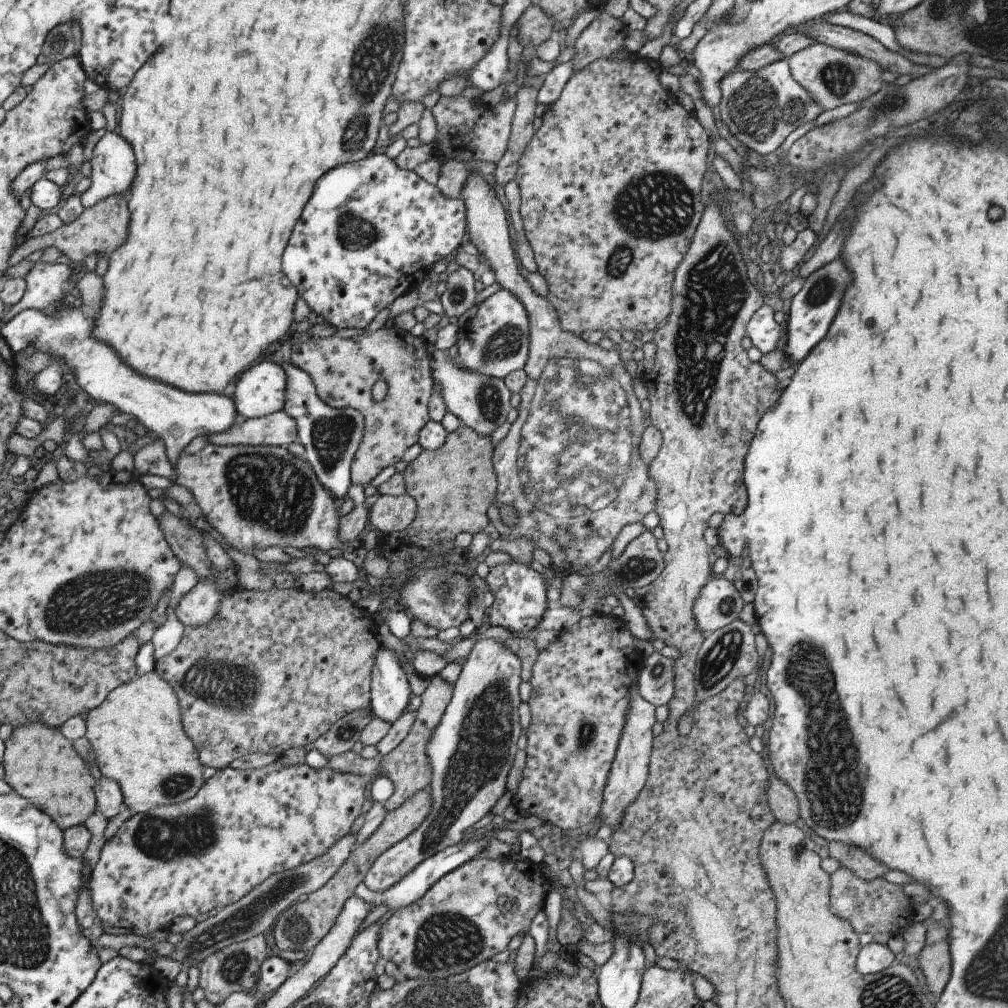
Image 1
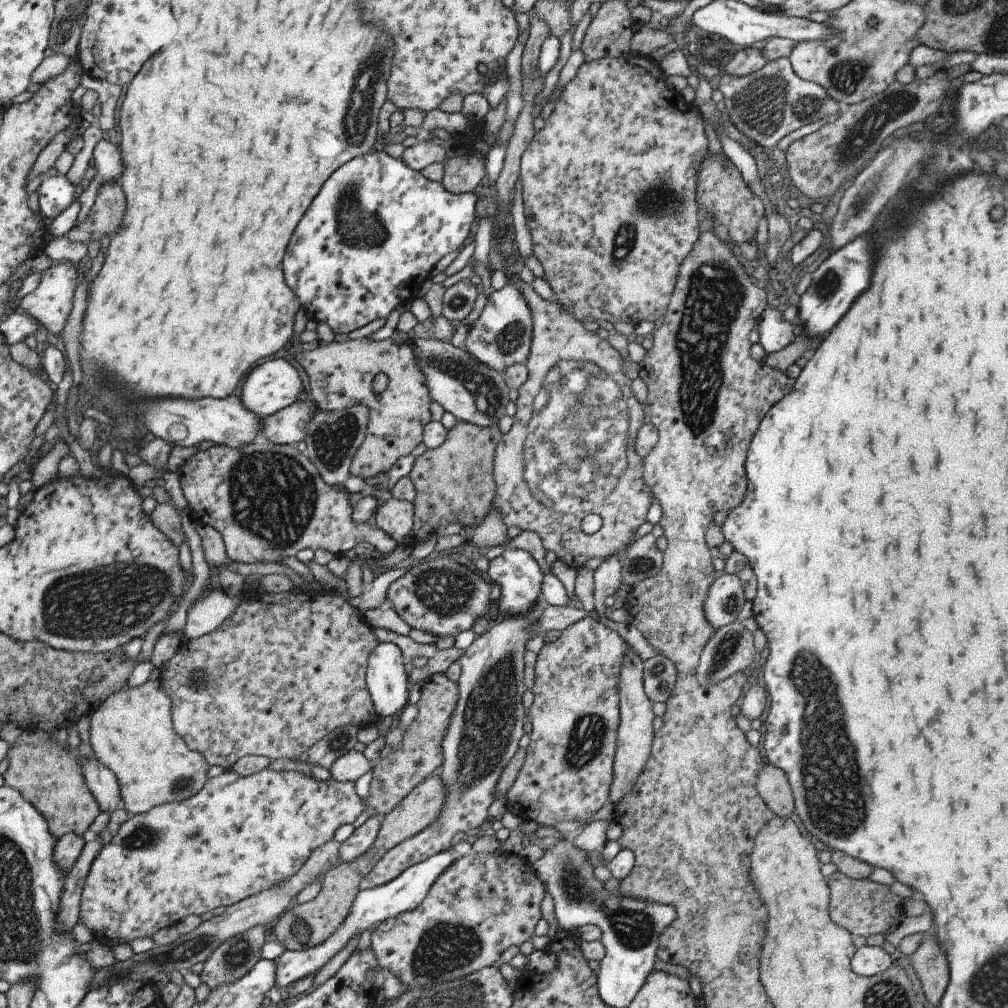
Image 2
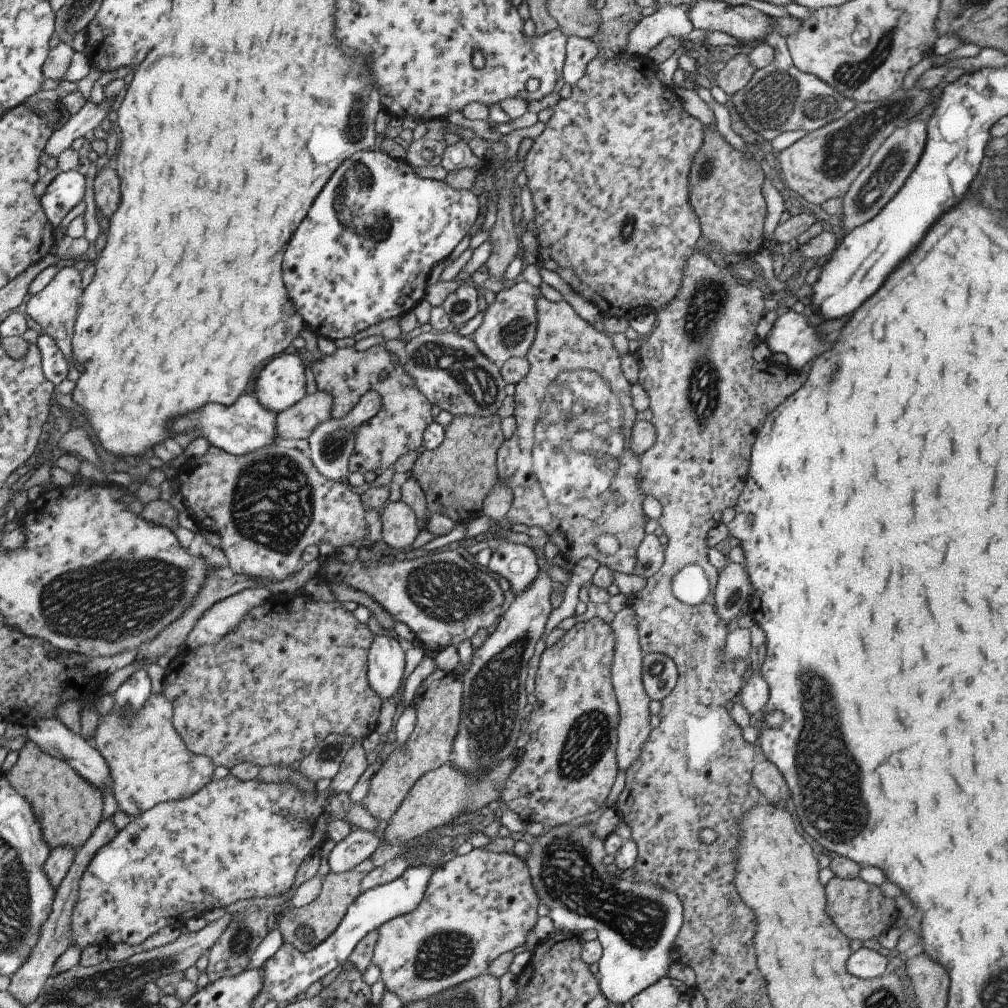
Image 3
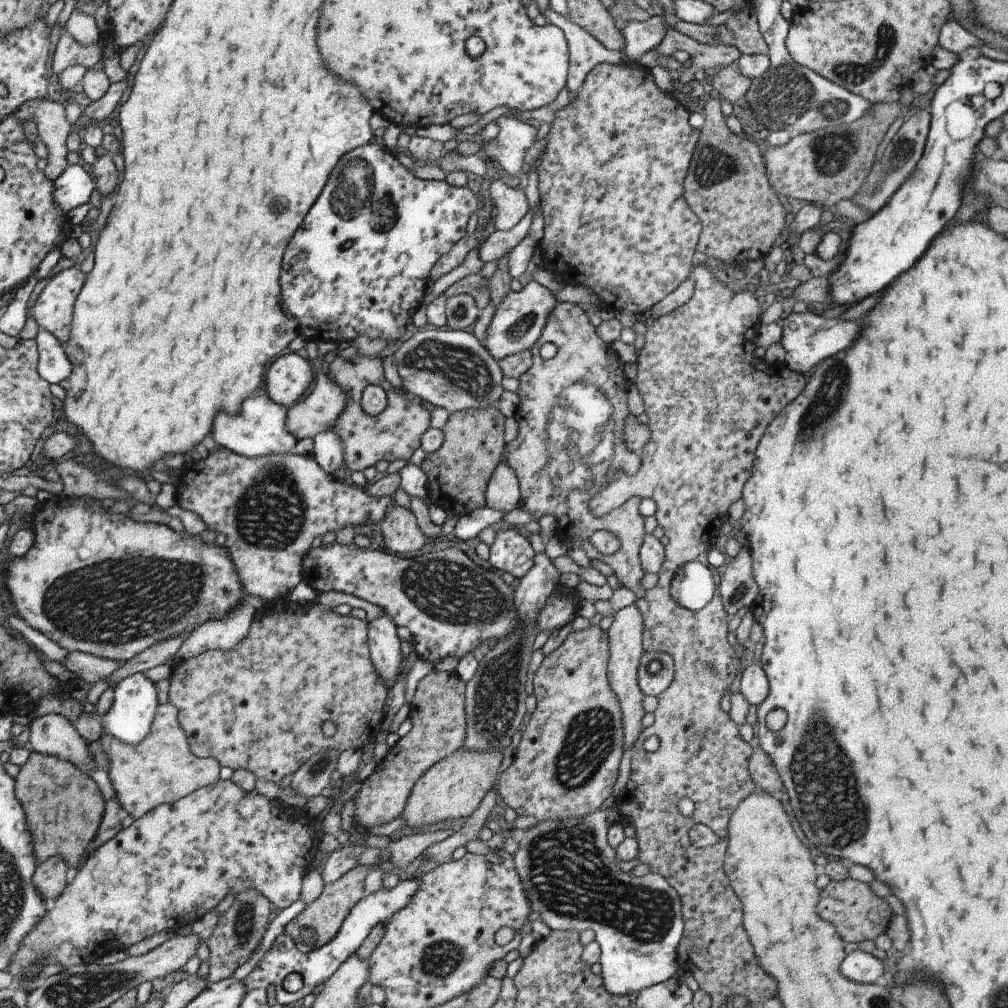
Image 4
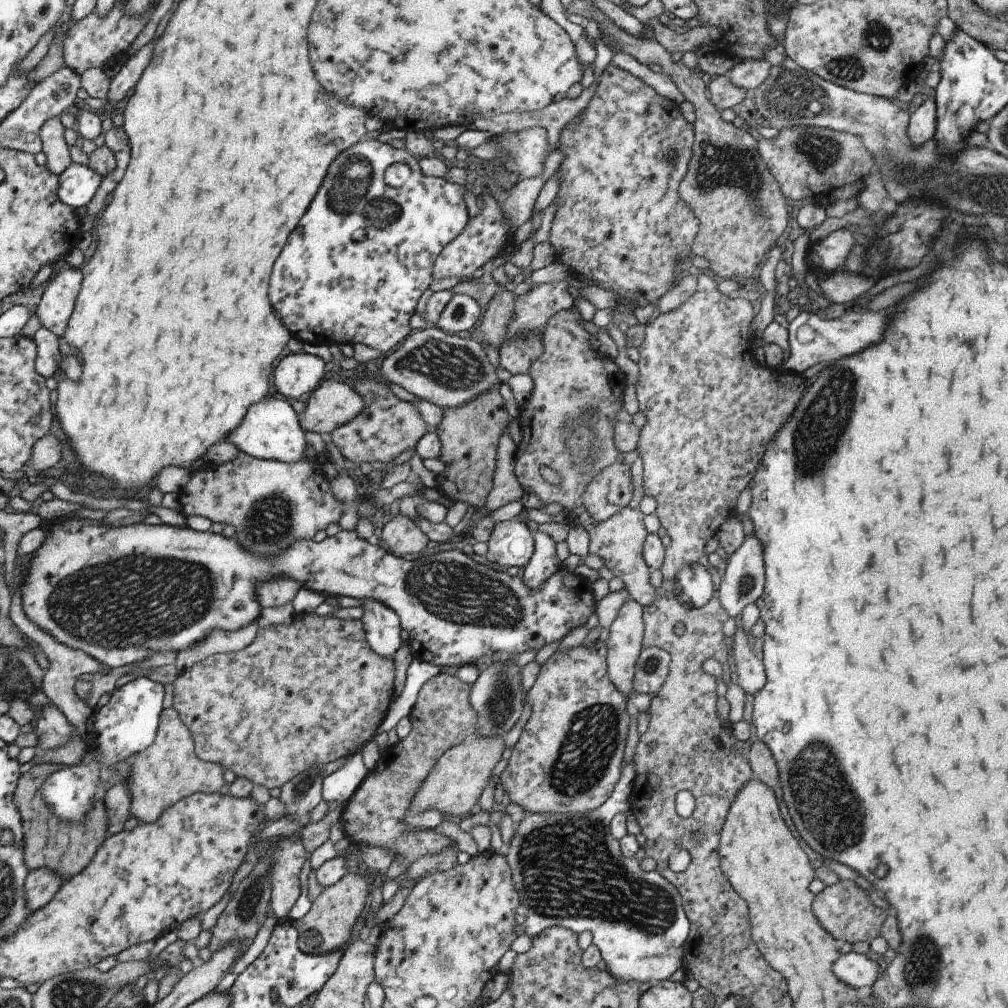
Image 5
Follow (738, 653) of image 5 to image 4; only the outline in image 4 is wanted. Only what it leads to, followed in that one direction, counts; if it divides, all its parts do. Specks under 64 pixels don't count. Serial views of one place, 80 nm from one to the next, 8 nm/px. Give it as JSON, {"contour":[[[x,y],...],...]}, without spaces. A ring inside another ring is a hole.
{"contour":[[[748,653],[743,661],[739,677],[739,693],[747,703],[757,707],[765,700],[768,683],[760,664],[749,658]]]}

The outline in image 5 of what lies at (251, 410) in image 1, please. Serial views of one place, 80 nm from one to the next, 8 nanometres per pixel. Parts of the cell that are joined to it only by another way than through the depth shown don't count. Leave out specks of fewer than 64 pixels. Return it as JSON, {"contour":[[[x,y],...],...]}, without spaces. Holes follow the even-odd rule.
{"contour":[[[289,353],[273,368],[271,381],[281,396],[297,399],[317,388],[325,379],[327,368],[329,366],[319,356]]]}

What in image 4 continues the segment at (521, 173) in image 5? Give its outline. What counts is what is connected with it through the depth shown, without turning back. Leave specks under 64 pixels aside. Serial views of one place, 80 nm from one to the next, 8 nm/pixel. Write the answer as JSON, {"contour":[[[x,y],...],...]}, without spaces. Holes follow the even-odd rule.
{"contour":[[[504,115],[494,122],[499,132],[491,142],[484,143],[481,150],[488,160],[497,162],[509,176],[520,177],[525,152],[535,142],[537,129]]]}

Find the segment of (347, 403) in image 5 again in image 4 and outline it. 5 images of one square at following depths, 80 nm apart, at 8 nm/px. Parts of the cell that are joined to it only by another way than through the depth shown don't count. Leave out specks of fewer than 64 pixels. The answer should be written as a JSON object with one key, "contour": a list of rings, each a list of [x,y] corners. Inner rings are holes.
{"contour":[[[304,341],[305,346],[303,348],[307,352],[306,357],[311,360],[313,365],[317,366],[313,369],[315,380],[313,390],[311,390],[309,396],[305,396],[305,398],[299,400],[297,404],[291,405],[288,408],[288,413],[285,418],[285,430],[289,430],[289,434],[293,434],[298,440],[305,438],[313,439],[319,432],[333,429],[337,416],[345,412],[343,408],[345,408],[345,404],[347,404],[347,398],[345,398],[345,394],[341,392],[341,388],[339,388],[337,384],[333,384],[333,380],[329,380],[329,378],[323,374],[323,370],[319,370],[318,368],[318,360],[316,358],[318,344],[312,341]]]}

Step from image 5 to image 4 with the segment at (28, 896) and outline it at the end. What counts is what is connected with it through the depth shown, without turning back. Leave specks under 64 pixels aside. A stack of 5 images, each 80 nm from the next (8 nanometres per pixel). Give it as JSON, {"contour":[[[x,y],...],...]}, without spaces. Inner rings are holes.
{"contour":[[[50,858],[36,866],[31,884],[44,903],[51,903],[59,896],[69,876],[70,870],[61,858]]]}

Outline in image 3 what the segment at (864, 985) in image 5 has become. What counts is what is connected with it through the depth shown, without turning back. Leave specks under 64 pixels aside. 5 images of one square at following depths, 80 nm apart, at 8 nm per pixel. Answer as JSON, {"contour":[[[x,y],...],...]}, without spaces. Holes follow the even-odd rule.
{"contour":[[[863,947],[855,950],[847,958],[845,966],[847,966],[846,970],[851,972],[851,976],[857,976],[866,981],[883,976],[889,967],[885,956]]]}

